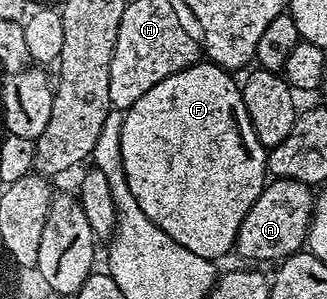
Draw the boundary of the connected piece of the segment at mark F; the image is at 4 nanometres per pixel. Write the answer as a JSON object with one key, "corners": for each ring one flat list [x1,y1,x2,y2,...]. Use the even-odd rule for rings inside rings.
{"corners":[[197,63,186,67,170,75,170,79,162,79,162,83,150,87,150,91,146,91,146,95,142,95,138,103,127,109,122,123,122,167,126,171,126,183,130,183,130,195,138,199,138,207,146,211,146,219,150,219,150,223,154,223,162,231,166,231,166,235,170,235,174,243,182,243,186,251,194,251,194,255,202,255,211,261,215,261,220,255,233,252,238,227,242,227,242,219,246,219,254,199,258,199,269,176,266,147,258,139,258,135,254,135,254,123,250,123,250,115,246,115,243,92,238,88,238,81,232,77,235,76,221,65]]}

